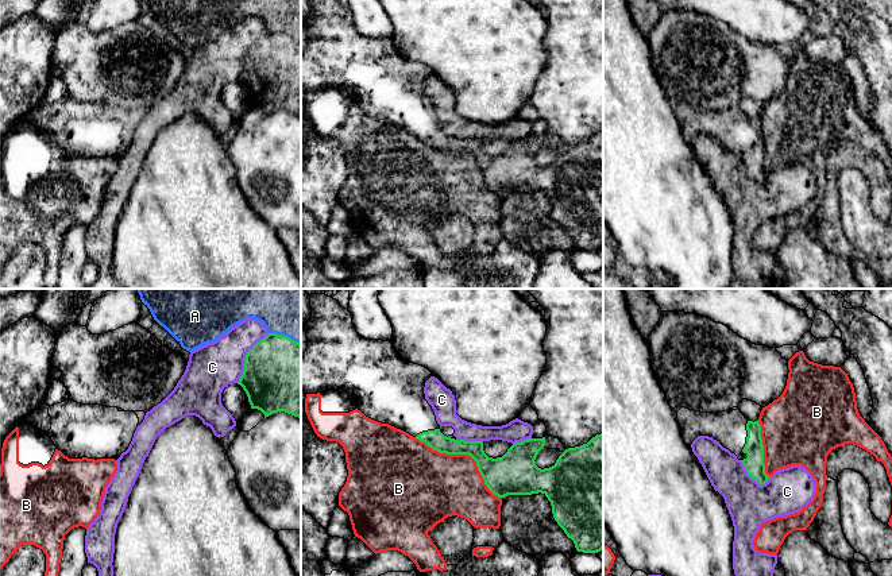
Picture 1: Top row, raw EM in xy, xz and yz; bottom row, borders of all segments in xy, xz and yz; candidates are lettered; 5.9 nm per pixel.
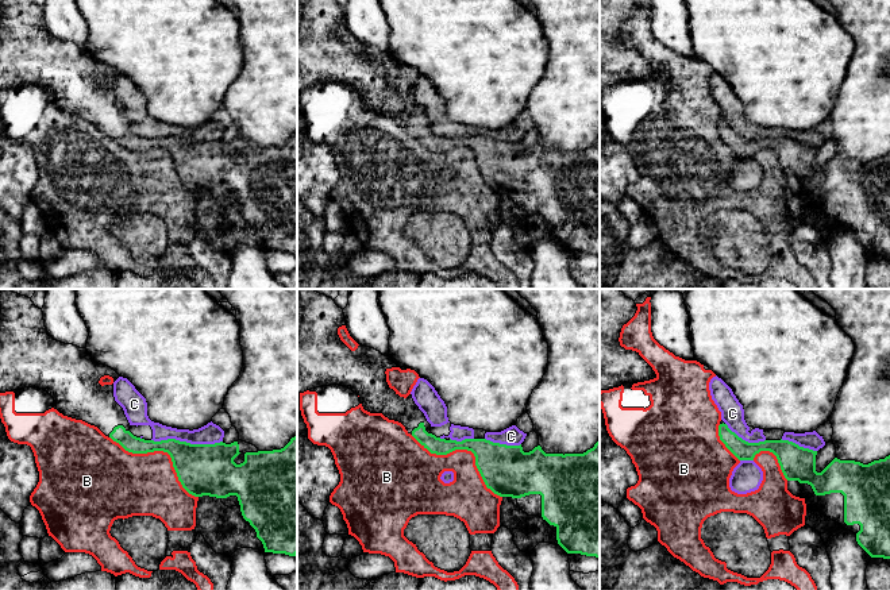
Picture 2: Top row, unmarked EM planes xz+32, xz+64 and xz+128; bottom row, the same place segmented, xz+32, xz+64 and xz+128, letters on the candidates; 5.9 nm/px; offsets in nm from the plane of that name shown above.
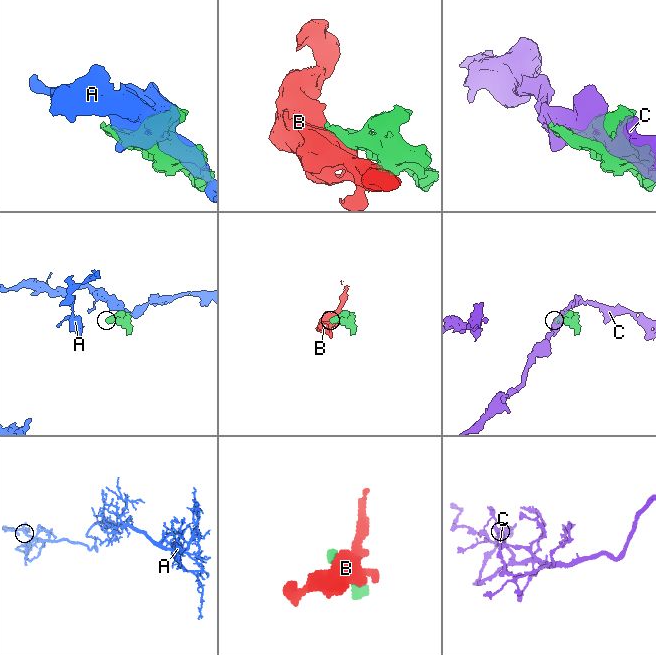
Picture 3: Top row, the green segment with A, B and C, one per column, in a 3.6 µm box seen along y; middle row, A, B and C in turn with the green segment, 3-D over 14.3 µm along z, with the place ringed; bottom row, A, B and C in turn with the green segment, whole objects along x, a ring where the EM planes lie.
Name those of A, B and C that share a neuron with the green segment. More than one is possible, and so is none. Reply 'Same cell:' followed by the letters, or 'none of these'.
Same cell: none of these

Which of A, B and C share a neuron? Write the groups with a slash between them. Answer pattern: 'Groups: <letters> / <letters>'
Groups: A / B / C

